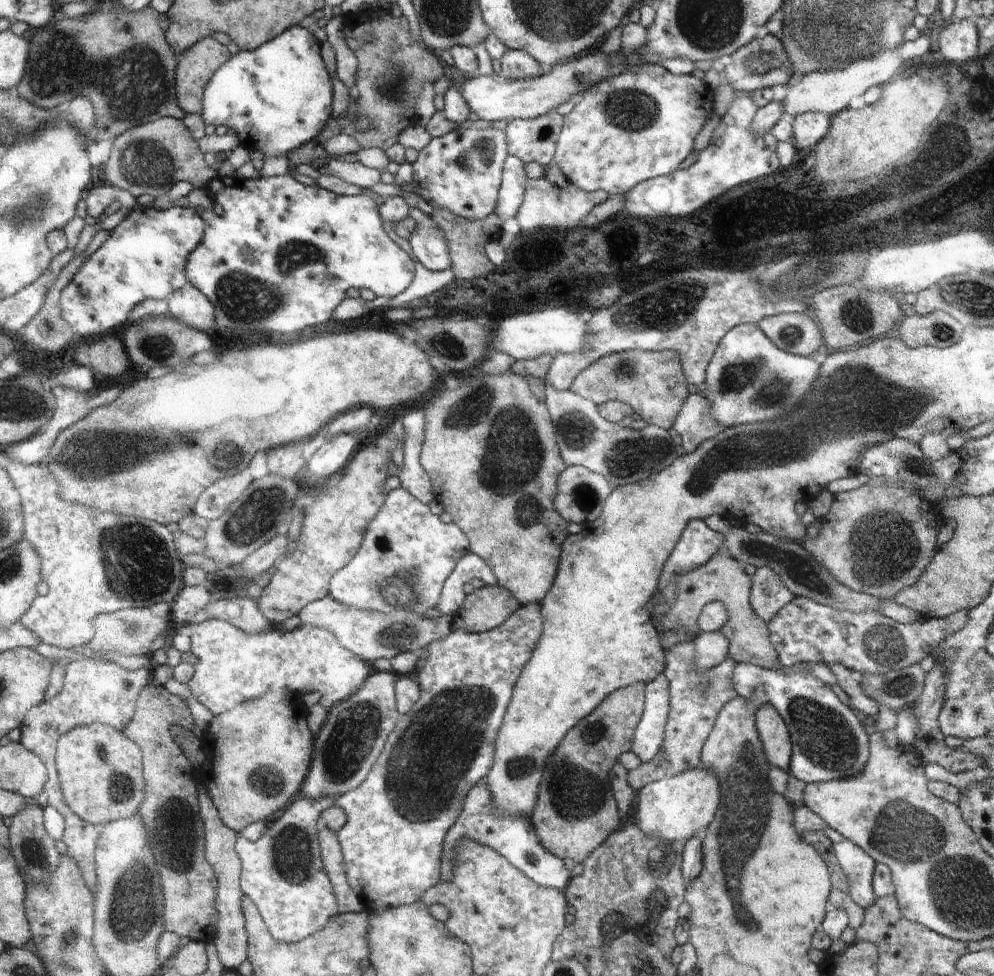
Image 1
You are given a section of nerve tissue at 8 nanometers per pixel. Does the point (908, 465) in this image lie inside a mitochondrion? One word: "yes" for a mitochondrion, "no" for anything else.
yes

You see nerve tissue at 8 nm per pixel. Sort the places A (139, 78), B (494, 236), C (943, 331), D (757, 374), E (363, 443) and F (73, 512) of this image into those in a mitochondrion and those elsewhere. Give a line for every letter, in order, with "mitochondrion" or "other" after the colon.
A: mitochondrion
B: other
C: mitochondrion
D: mitochondrion
E: other
F: other

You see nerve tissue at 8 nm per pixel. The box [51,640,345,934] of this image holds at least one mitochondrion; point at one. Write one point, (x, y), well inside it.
(291, 848)

